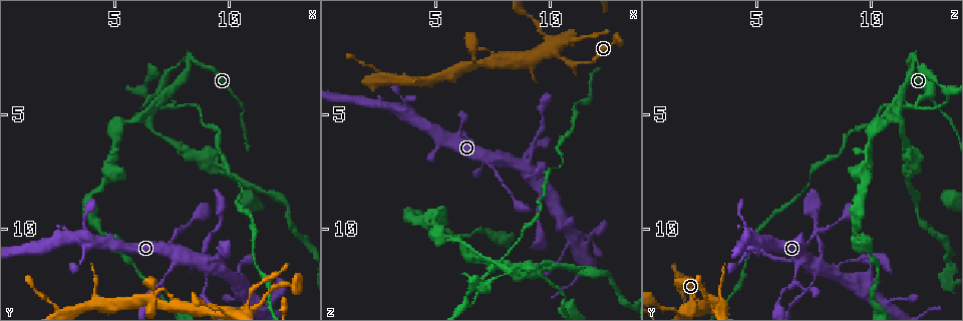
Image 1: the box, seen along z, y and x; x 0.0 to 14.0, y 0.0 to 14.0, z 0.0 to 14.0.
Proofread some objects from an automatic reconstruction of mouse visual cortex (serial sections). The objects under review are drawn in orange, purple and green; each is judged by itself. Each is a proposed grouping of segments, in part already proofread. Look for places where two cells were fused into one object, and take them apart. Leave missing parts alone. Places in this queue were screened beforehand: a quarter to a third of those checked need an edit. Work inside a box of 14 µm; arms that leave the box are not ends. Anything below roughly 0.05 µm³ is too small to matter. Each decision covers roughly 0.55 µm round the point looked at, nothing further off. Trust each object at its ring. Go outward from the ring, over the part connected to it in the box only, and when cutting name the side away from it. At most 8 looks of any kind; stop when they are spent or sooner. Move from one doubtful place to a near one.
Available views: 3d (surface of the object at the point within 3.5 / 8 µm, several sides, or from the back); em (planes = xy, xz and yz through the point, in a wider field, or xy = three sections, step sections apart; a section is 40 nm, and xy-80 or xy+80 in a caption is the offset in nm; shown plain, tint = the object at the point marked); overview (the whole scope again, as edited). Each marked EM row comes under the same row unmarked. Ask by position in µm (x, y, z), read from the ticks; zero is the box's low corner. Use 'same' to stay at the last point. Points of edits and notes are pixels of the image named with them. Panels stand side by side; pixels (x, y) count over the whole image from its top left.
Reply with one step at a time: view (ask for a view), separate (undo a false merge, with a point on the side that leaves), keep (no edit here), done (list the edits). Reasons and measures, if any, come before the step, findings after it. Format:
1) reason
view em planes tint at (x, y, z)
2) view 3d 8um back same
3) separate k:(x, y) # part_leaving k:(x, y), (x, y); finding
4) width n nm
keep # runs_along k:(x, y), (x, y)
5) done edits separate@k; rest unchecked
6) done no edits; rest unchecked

three arms meet
view 3d 3.5um at (8.5, 2.5, 11.7)

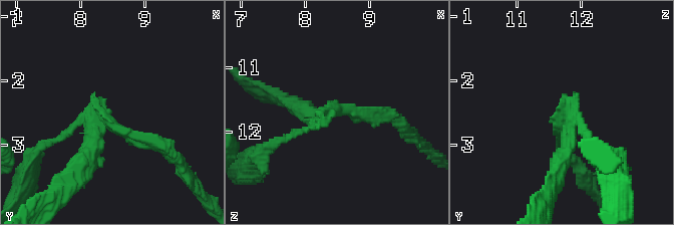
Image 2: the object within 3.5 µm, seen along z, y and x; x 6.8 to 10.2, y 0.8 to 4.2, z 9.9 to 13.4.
arms 3; arm_widths 100, 200, 250 nm; shape alone is not enough
view em xy step 2 tint at (8.40, 2.65, 11.70)

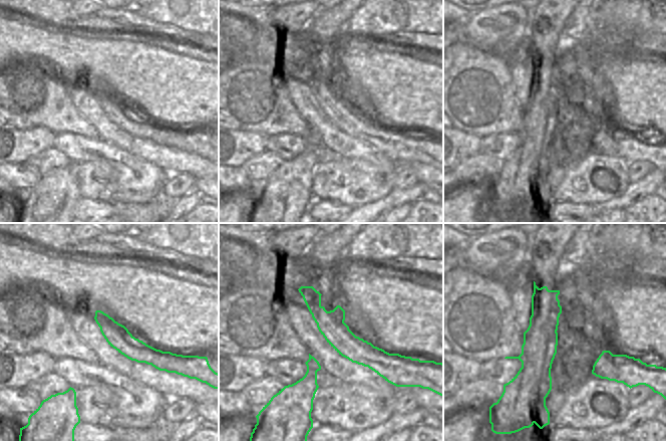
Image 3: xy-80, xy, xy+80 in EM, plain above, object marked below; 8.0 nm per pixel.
width 220 nm
separate 2:(96, 163) # part_leaving 2:(97, 123), (82, 163), (54, 203); a second cell is stuck on

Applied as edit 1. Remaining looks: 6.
redraw
view overview

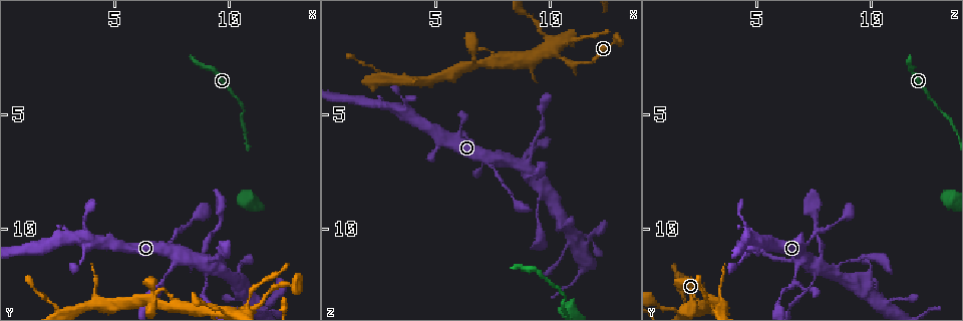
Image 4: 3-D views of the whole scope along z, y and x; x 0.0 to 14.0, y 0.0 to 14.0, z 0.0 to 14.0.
sudden change in width
view 3d 3.5um at (7.1, 12.3, 6.7)

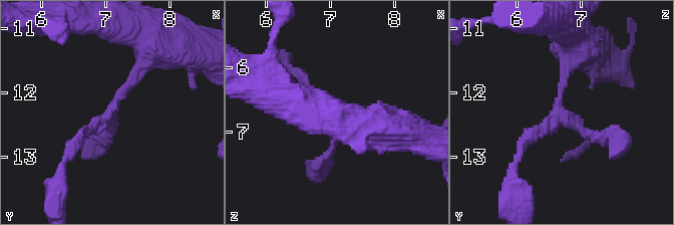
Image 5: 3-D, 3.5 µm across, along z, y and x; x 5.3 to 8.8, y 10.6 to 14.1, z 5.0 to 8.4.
view em xy step 2 tint at (7.10, 12.30, 6.70)

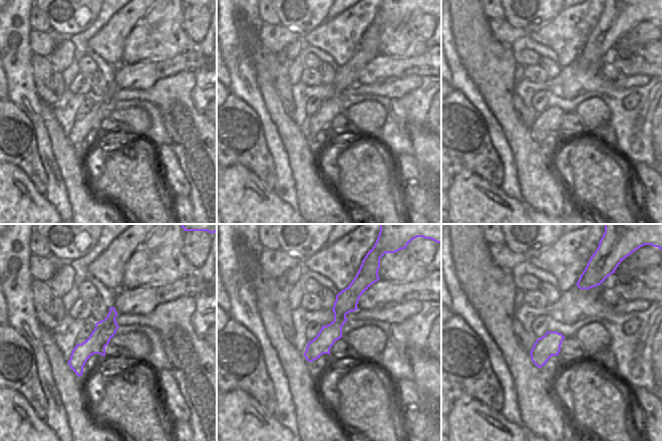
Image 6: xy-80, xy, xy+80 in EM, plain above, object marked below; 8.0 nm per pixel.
keep # runs_along 6:(362, 279), (310, 359); continuous, no second cell

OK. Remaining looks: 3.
narrows sharply
view 3d 3.5um back at (10.9, 13.3, 1.8)

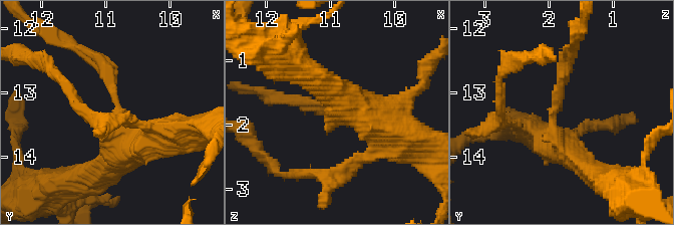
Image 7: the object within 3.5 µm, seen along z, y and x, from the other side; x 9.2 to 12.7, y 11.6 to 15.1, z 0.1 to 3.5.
now the EM
view em planes tint at (10.85, 13.20, 1.90)

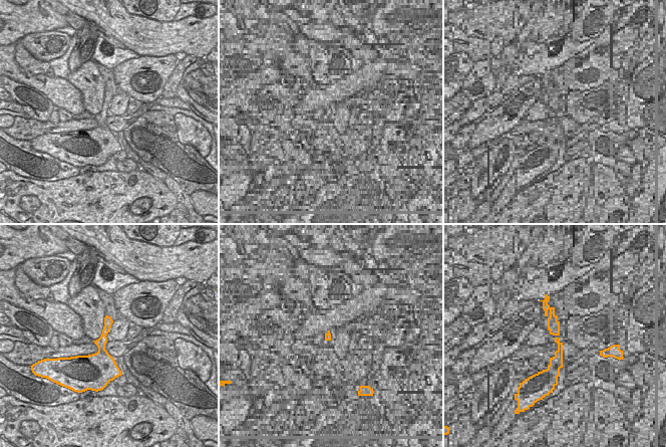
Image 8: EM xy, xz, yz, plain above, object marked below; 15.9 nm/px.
arm_widths 200, 500 nm
separate 7:(562, 62) # part_leaving 7:(555, 97), (576, 36); two cells meet here

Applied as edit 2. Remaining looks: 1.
done edits separate@2, separate@7; rest unchecked

